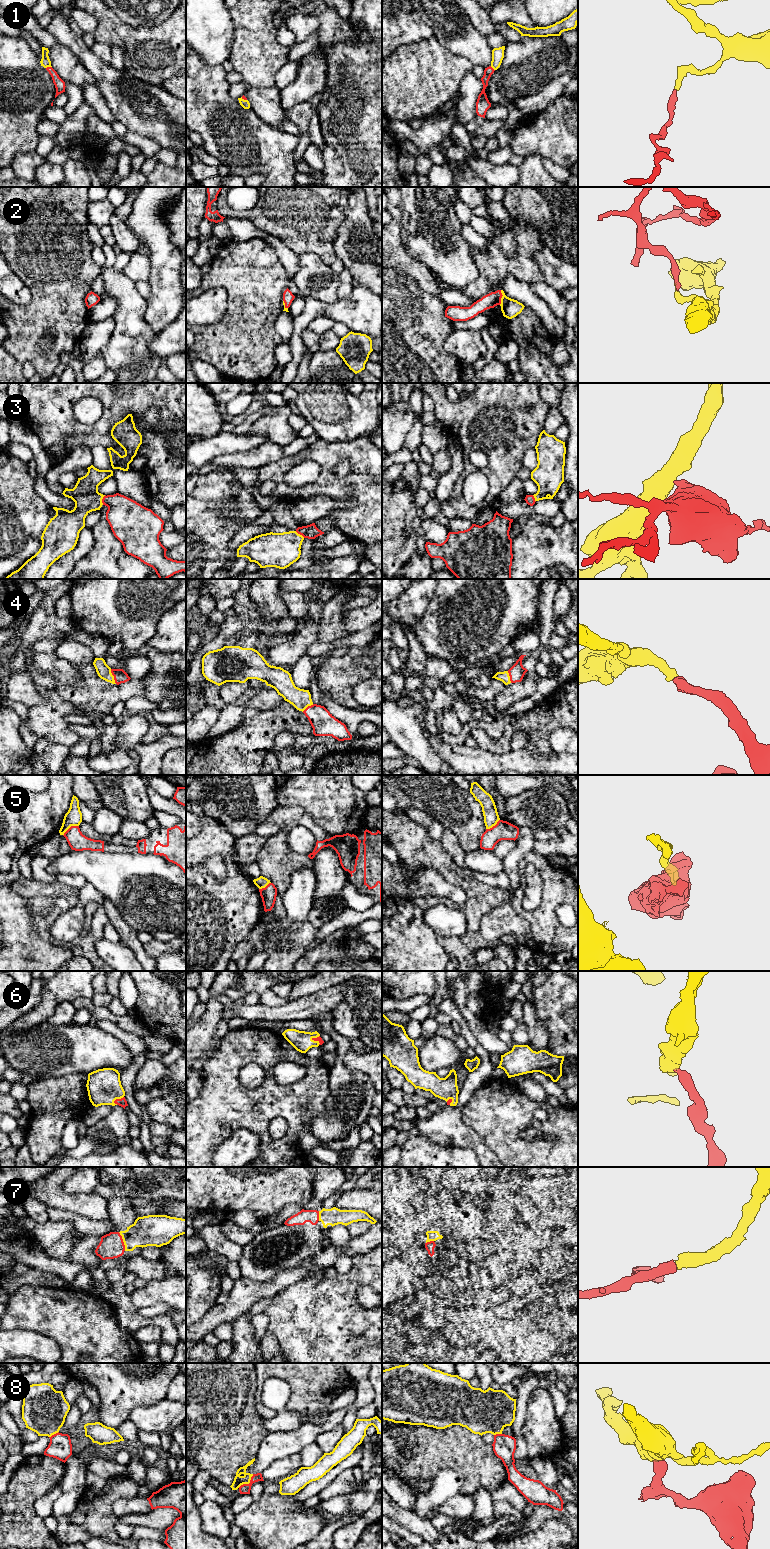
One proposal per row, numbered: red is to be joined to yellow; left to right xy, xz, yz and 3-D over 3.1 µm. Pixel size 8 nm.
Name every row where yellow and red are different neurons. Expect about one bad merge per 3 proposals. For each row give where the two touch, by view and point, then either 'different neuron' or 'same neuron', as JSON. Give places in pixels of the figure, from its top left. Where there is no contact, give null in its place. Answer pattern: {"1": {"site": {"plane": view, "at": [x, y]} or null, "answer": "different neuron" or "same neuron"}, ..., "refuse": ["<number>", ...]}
{"1": {"site": {"plane": "xy", "at": [48, 66]}, "answer": "same neuron"}, "2": {"site": {"plane": "yz", "at": [502, 297]}, "answer": "same neuron"}, "3": {"site": {"plane": "xy", "at": [101, 500]}, "answer": "same neuron"}, "4": {"site": {"plane": "xy", "at": [113, 676]}, "answer": "same neuron"}, "5": {"site": {"plane": "xy", "at": [70, 826]}, "answer": "different neuron"}, "6": {"site": {"plane": "xy", "at": [118, 1098]}, "answer": "same neuron"}, "7": {"site": {"plane": "xy", "at": [123, 1241]}, "answer": "same neuron"}, "8": {"site": {"plane": "xz", "at": [247, 1483]}, "answer": "different neuron"}, "refuse": ["5", "8"]}

